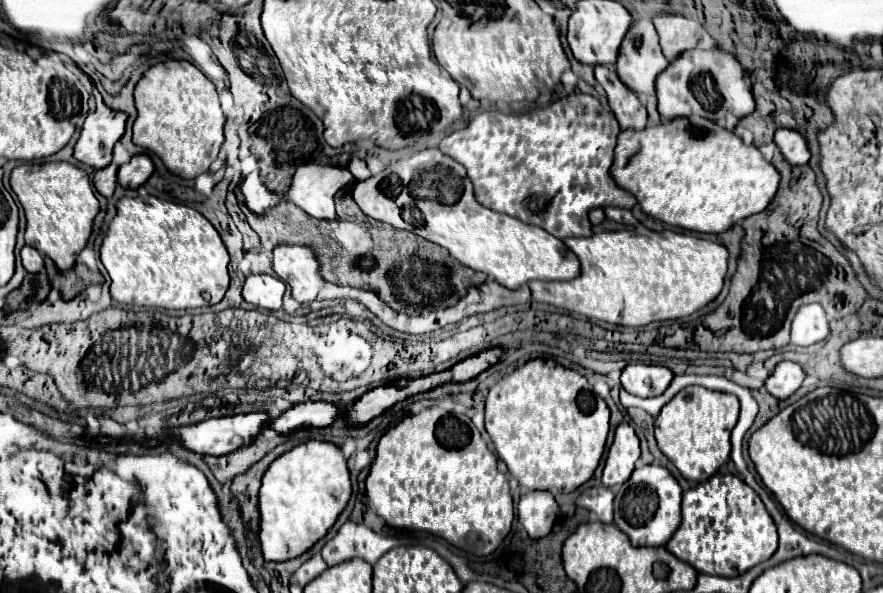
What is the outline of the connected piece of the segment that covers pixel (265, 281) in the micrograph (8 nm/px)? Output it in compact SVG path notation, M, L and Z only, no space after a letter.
M267 273L249 275L243 285L243 299L255 307L277 311L285 293L285 283Z

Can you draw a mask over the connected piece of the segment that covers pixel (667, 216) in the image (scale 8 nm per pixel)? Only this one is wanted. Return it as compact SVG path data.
M679 117L641 131L621 131L611 177L637 197L643 213L699 233L723 233L737 221L761 213L779 185L777 169L761 157L757 147L743 145L735 133L703 117Z

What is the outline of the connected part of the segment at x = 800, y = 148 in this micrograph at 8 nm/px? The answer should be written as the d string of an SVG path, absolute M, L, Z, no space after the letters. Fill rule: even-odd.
M777 129L773 143L777 145L777 149L781 151L783 159L789 165L805 165L809 161L809 149L807 143L803 139L801 133L791 131L791 129Z

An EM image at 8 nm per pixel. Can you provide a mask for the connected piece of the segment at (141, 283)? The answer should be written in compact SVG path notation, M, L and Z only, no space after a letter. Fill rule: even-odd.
M123 197L117 203L117 215L109 223L109 231L101 245L101 263L111 277L111 297L117 303L133 303L141 307L163 309L197 309L215 305L229 287L229 253L215 227L195 209L157 197Z

